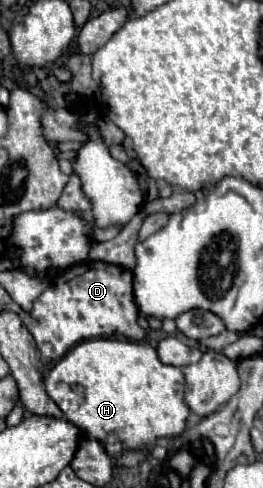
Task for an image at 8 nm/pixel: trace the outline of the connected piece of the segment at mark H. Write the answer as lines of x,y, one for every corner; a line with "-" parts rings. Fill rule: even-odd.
87,339
77,343
47,375
45,389
63,411
65,419
83,429
91,439
99,439
109,455
125,449
143,449
159,437
173,437
185,429
189,407
183,401
183,371
165,365
157,357
157,349
141,341
123,339

